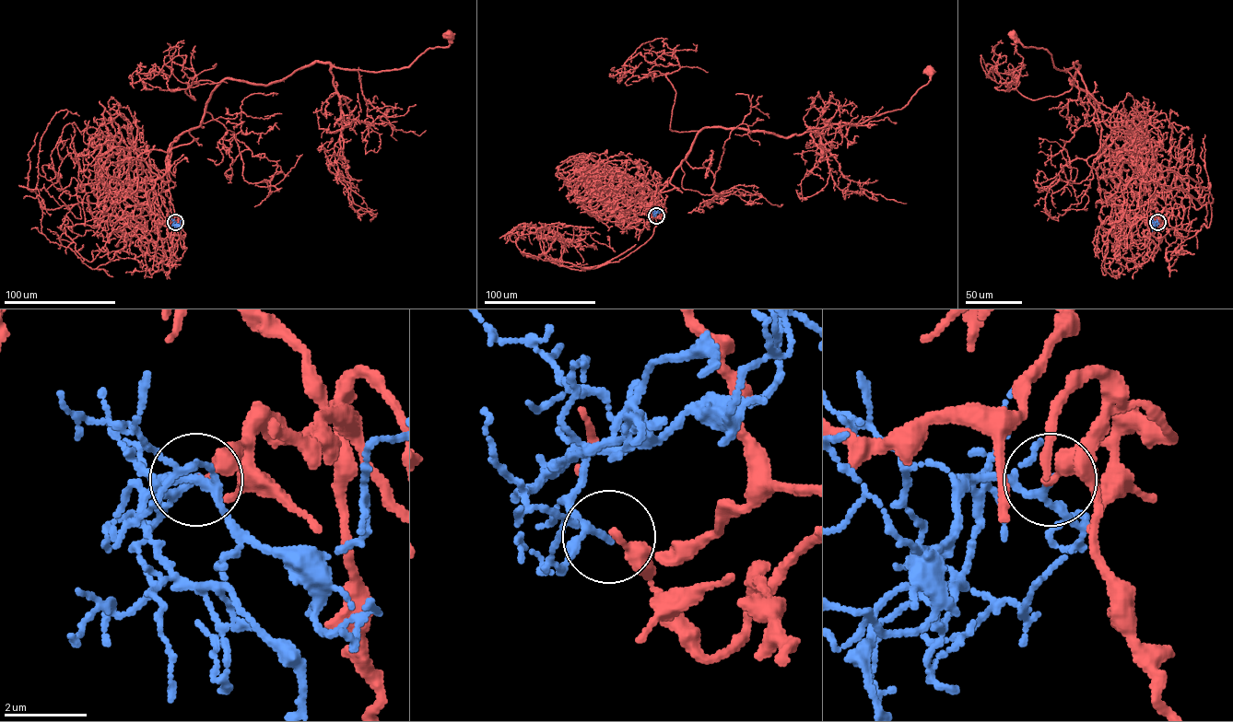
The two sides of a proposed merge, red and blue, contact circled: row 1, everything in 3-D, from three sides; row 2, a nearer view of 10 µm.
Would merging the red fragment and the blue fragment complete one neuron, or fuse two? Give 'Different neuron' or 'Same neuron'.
Different neuron

